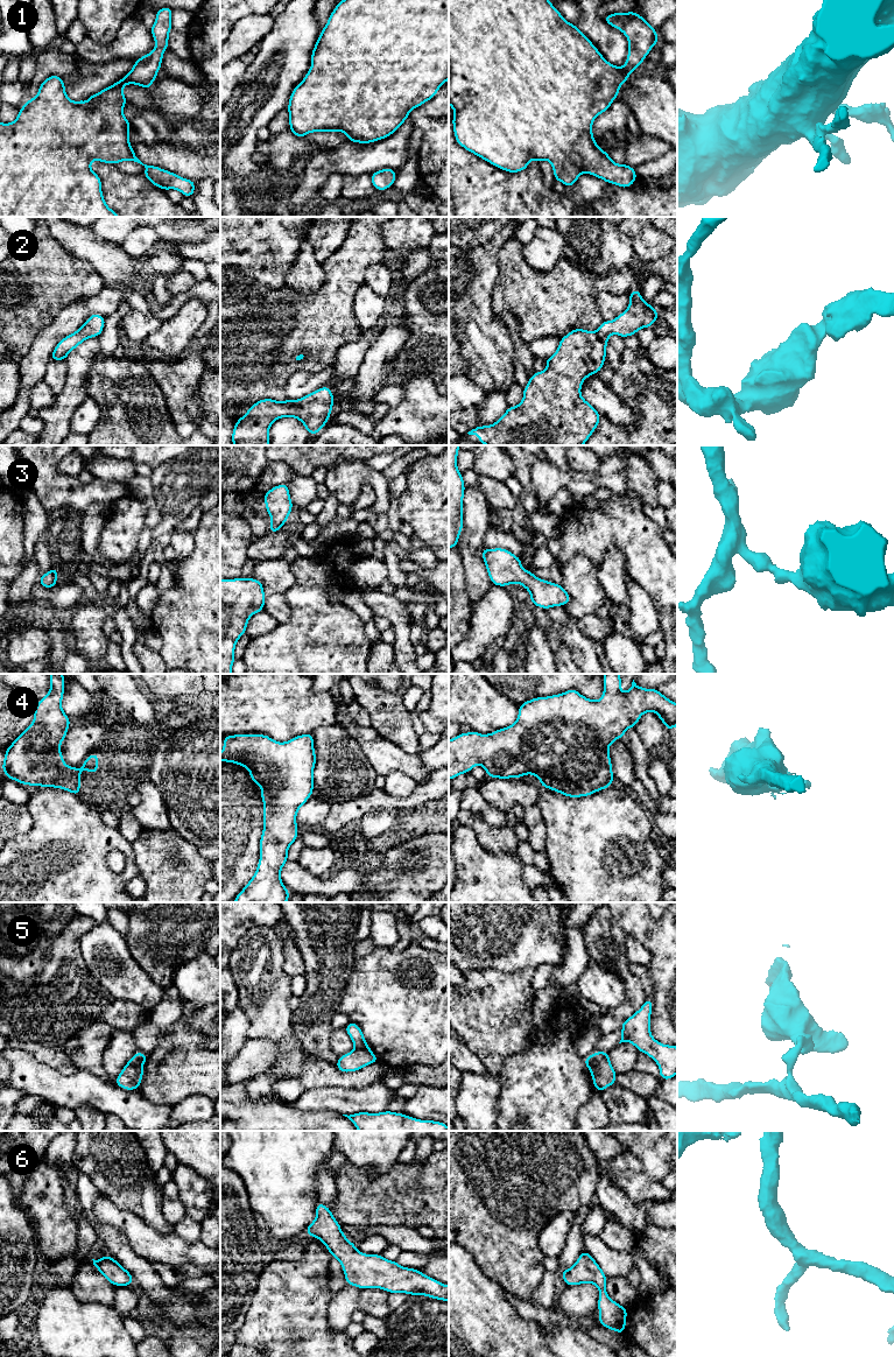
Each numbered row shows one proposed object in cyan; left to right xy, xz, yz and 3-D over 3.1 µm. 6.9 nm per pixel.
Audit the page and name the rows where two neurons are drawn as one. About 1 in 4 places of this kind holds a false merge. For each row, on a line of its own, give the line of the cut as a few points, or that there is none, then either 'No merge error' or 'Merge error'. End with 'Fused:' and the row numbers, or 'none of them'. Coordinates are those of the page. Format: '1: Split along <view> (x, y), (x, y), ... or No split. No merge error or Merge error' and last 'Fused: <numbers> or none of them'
1: No split. No merge error
2: No split. No merge error
3: No split. No merge error
4: No split. No merge error
5: Split along yz (606, 1052), (590, 1069). Merge error
6: No split. No merge error
Fused: 5

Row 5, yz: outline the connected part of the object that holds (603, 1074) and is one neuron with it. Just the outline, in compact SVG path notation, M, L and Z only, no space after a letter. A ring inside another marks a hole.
M608 1052L590 1071L597 1091L601 1092L607 1087L615 1084L617 1073L610 1062Z

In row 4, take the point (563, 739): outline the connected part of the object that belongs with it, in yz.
M604 674L603 681L604 681L604 692L601 698L598 701L592 701L592 699L589 699L587 697L584 697L576 689L570 689L558 695L551 695L547 697L535 697L519 705L518 719L515 720L514 724L505 729L499 729L488 734L480 734L476 731L471 731L469 733L459 733L456 738L450 739L449 740L449 780L455 779L456 776L463 773L470 773L470 771L476 765L480 765L487 772L488 778L498 778L498 779L520 778L521 779L526 774L533 774L541 781L542 787L561 793L568 797L589 796L596 792L611 787L614 775L612 772L612 762L611 762L610 752L608 752L610 745L613 744L618 738L624 738L626 730L629 727L635 727L640 717L648 711L655 712L660 717L661 722L664 724L667 730L671 731L674 726L677 726L677 704L670 701L664 695L662 695L659 691L659 689L641 688L634 682L634 680L632 682L631 689L627 692L624 692L620 689L620 685L621 685L620 674Z

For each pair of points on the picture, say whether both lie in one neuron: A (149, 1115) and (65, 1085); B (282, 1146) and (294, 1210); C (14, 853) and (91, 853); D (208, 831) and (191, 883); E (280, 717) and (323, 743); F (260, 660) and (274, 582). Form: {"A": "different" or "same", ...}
{"A": "same", "B": "same", "C": "same", "D": "different", "E": "different", "F": "different"}

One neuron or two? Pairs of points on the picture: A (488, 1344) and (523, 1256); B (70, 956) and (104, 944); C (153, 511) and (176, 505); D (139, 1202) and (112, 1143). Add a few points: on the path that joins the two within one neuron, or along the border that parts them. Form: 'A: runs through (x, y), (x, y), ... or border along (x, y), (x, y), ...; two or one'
A: border along (483, 1273), (495, 1280), (505, 1289); two
B: border along (91, 927), (81, 939), (81, 955), (93, 977); two
C: border along (152, 483), (161, 515), (153, 529); two
D: runs through (132, 1187), (112, 1158); one

